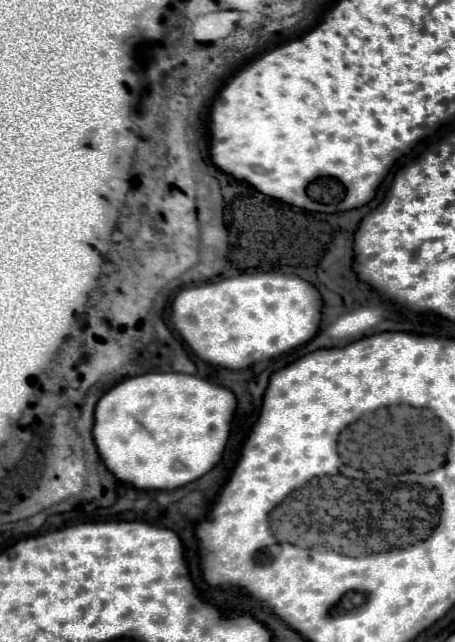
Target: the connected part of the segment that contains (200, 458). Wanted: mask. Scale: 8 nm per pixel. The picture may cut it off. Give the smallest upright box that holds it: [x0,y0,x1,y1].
[94,372,236,490]

